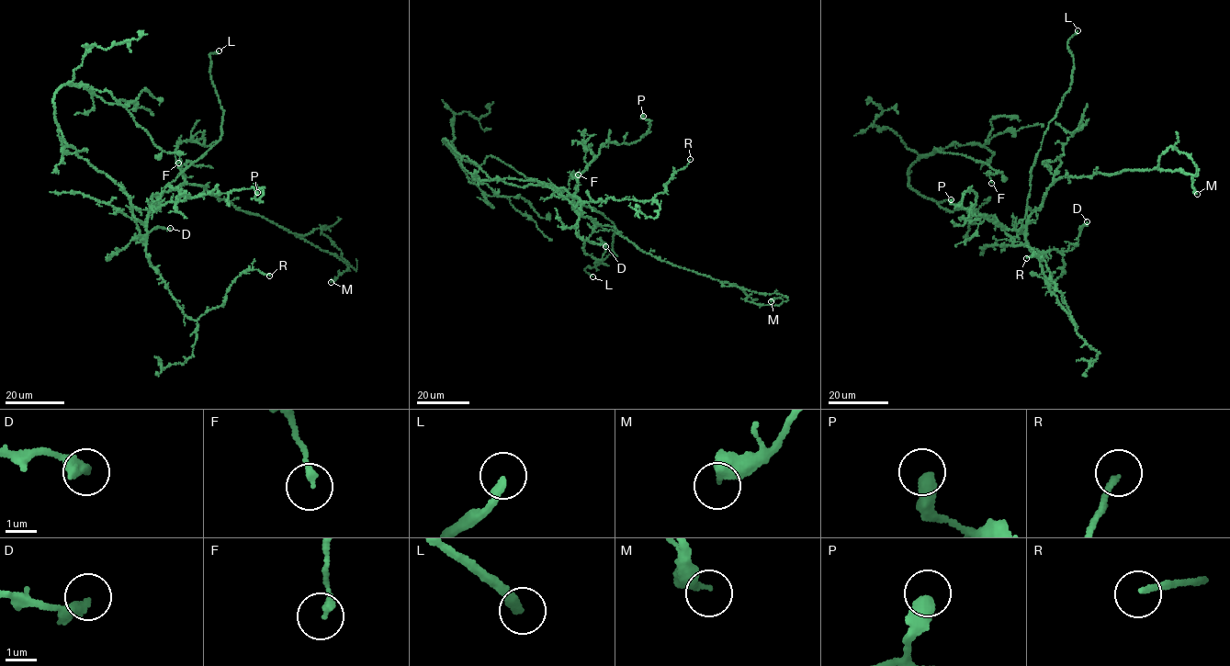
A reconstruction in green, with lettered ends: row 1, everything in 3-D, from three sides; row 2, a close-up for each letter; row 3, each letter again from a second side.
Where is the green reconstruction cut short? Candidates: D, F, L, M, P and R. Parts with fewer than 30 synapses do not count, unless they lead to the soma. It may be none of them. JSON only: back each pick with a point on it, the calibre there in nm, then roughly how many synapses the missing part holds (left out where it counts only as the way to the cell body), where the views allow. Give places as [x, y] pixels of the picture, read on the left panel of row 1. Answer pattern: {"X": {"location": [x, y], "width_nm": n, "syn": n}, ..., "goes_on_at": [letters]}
{"L": {"location": [219, 50], "width_nm": 280}, "goes_on_at": ["L"]}

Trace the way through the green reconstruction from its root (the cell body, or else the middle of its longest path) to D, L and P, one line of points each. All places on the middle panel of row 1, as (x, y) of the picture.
D: (557, 190), (565, 188), (580, 199), (581, 208), (575, 225), (578, 237), (605, 246)
L: (557, 190), (565, 188), (580, 203), (596, 209), (614, 224), (610, 253), (597, 265), (585, 269), (592, 276)
P: (557, 190), (565, 188), (573, 197), (581, 174), (607, 142), (629, 144), (638, 141), (651, 125), (643, 116)

